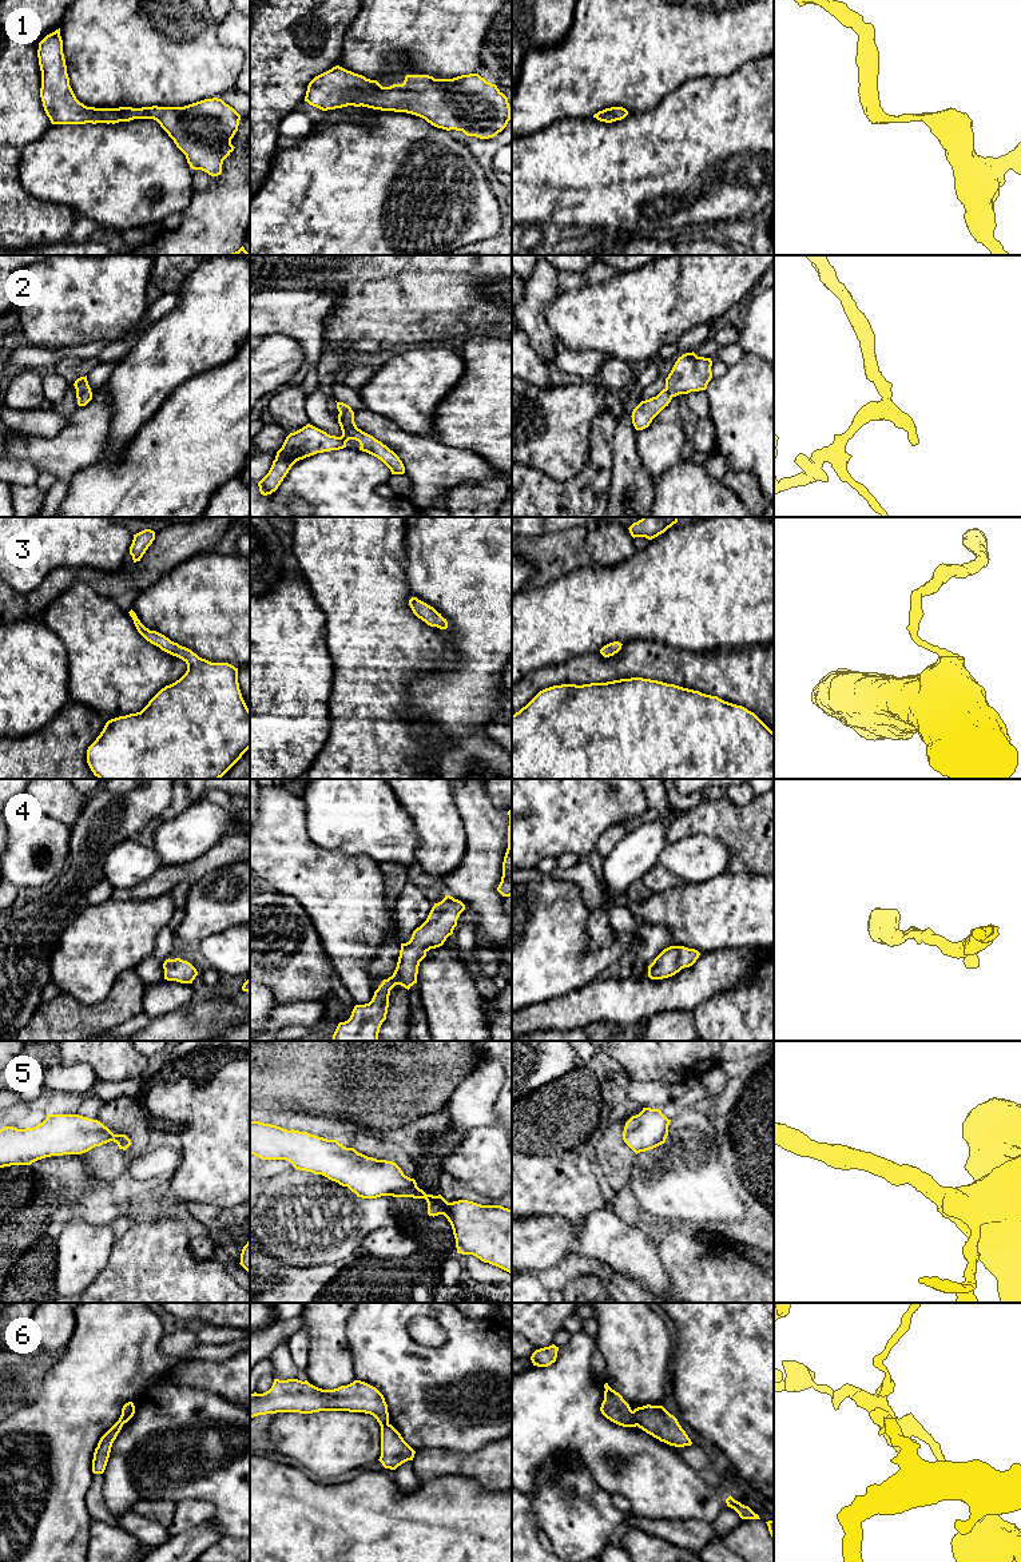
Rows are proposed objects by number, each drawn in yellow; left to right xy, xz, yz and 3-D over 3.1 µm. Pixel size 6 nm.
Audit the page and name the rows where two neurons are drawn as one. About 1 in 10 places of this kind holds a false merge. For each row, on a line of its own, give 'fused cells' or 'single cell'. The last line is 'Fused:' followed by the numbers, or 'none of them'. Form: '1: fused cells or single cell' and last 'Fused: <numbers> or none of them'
1: single cell
2: single cell
3: single cell
4: single cell
5: single cell
6: fused cells
Fused: 6

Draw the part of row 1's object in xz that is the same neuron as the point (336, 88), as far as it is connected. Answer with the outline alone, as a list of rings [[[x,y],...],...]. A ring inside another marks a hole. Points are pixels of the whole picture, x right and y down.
[[[335,65],[309,83],[305,102],[322,111],[362,106],[381,111],[406,112],[425,119],[437,128],[462,131],[466,136],[480,139],[496,136],[510,120],[508,98],[496,84],[486,82],[478,73],[461,75],[453,79],[406,75],[402,84],[382,87],[377,80],[366,79]]]

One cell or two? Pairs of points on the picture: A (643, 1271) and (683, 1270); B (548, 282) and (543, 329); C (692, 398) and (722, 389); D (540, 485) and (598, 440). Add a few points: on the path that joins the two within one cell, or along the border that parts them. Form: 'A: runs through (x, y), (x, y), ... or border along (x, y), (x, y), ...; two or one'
A: border along (656, 1241), (659, 1260), (668, 1275), (671, 1288); two
B: runs through (539, 294), (537, 317); one
C: border along (703, 390), (710, 416); two
D: runs through (560, 488), (575, 488), (598, 465), (598, 460); one

